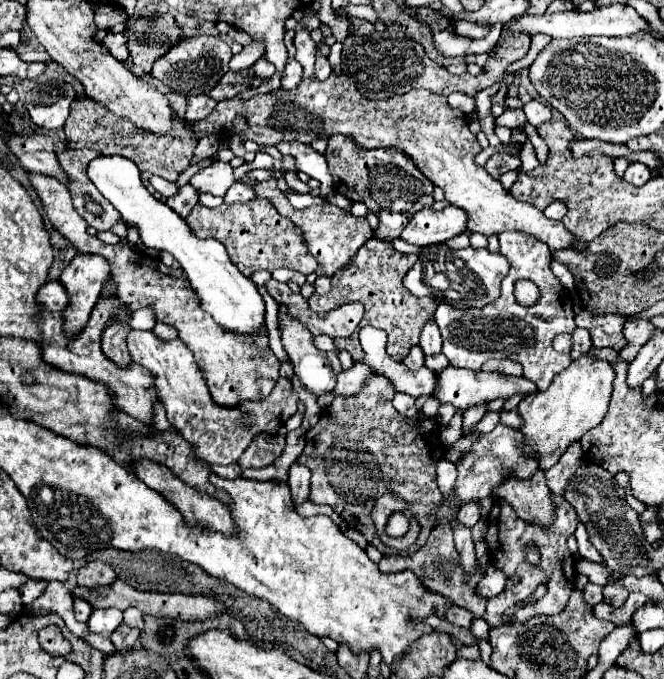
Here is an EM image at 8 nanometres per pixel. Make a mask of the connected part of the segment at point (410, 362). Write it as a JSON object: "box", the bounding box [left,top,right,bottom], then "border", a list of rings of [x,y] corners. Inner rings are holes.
{"box":[402,346,424,370],"border":[[[414,346],[414,348],[410,350],[410,354],[402,360],[402,364],[404,364],[406,368],[410,368],[410,370],[418,370],[418,368],[424,364],[424,352],[420,350],[420,346]]]}

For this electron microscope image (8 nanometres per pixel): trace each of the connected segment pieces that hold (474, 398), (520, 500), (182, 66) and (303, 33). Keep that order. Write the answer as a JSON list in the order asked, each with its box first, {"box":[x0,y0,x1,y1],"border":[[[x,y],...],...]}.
[{"box":[434,366,537,410],"border":[[[448,366],[442,372],[438,372],[438,392],[434,396],[440,402],[450,402],[460,410],[466,410],[468,406],[478,406],[478,404],[488,404],[496,398],[512,398],[514,394],[522,396],[537,391],[536,384],[526,380],[524,376],[504,376],[498,372],[484,372],[484,370],[466,370],[466,368],[454,368]]]},{"box":[494,470,556,526],"border":[[[538,470],[530,480],[510,478],[502,488],[494,490],[494,496],[510,502],[522,520],[538,526],[552,526],[556,520],[556,508],[550,494],[542,470]]]},{"box":[152,36,232,96],"border":[[[192,36],[178,40],[164,56],[160,56],[152,66],[152,76],[164,82],[170,90],[182,92],[184,96],[208,94],[218,80],[228,72],[228,62],[232,58],[230,46],[216,36]]]},{"box":[296,15,320,78],"border":[[[316,15],[308,16],[302,24],[296,26],[296,60],[304,68],[304,78],[314,76],[314,60],[316,60],[316,44],[310,40],[310,30],[320,26],[320,18]]]}]

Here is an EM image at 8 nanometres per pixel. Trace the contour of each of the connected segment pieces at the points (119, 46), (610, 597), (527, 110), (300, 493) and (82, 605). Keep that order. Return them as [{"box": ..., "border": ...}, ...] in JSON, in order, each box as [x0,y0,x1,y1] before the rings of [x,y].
[{"box":[104,32,128,60],"border":[[[118,32],[118,34],[108,34],[104,38],[106,48],[110,50],[110,54],[118,60],[126,60],[128,58],[128,42],[126,42],[126,34]]]},{"box":[604,584,628,606],"border":[[[610,584],[604,586],[604,600],[610,602],[612,606],[622,606],[628,598],[628,590],[622,584]]]},{"box":[522,100,552,128],"border":[[[530,100],[530,102],[526,102],[522,110],[524,110],[524,114],[526,114],[526,120],[528,120],[534,128],[538,128],[540,124],[544,124],[544,122],[548,122],[548,120],[552,118],[550,108],[544,106],[544,104],[538,102],[538,100]]]},{"box":[288,464,310,506],"border":[[[292,464],[292,466],[290,466],[288,486],[290,486],[292,502],[294,502],[296,506],[304,504],[304,502],[308,500],[308,494],[310,494],[310,470],[308,470],[306,466]]]},{"box":[74,600,92,622],"border":[[[74,600],[74,614],[78,622],[88,622],[90,614],[92,614],[92,606],[86,600]]]}]

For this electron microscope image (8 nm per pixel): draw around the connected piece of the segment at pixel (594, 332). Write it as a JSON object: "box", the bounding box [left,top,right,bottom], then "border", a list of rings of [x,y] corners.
{"box":[576,310,626,350],"border":[[[582,310],[576,316],[576,326],[586,328],[590,332],[594,348],[622,350],[626,346],[622,324],[624,324],[624,316],[592,316],[586,310]]]}

